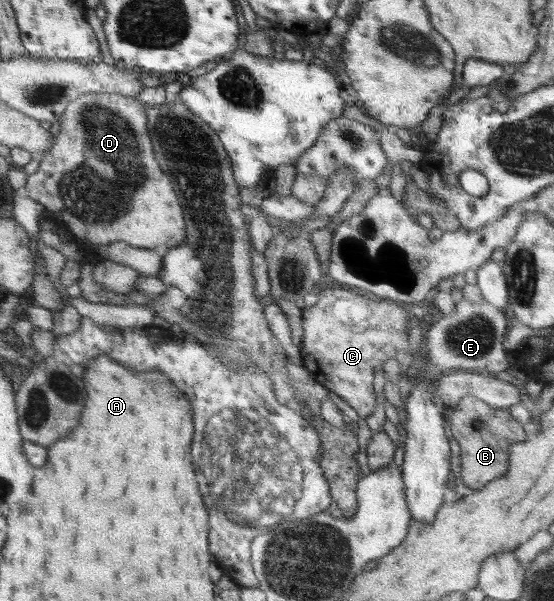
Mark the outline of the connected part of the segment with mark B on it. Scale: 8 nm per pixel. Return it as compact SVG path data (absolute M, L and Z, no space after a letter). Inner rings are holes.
M465 396L455 408L441 407L441 409L452 436L460 446L463 484L476 491L492 480L505 476L508 469L508 448L527 440L523 425L513 419L507 409L493 409L489 404L473 396ZM475 419L481 420L482 425L476 427Z

